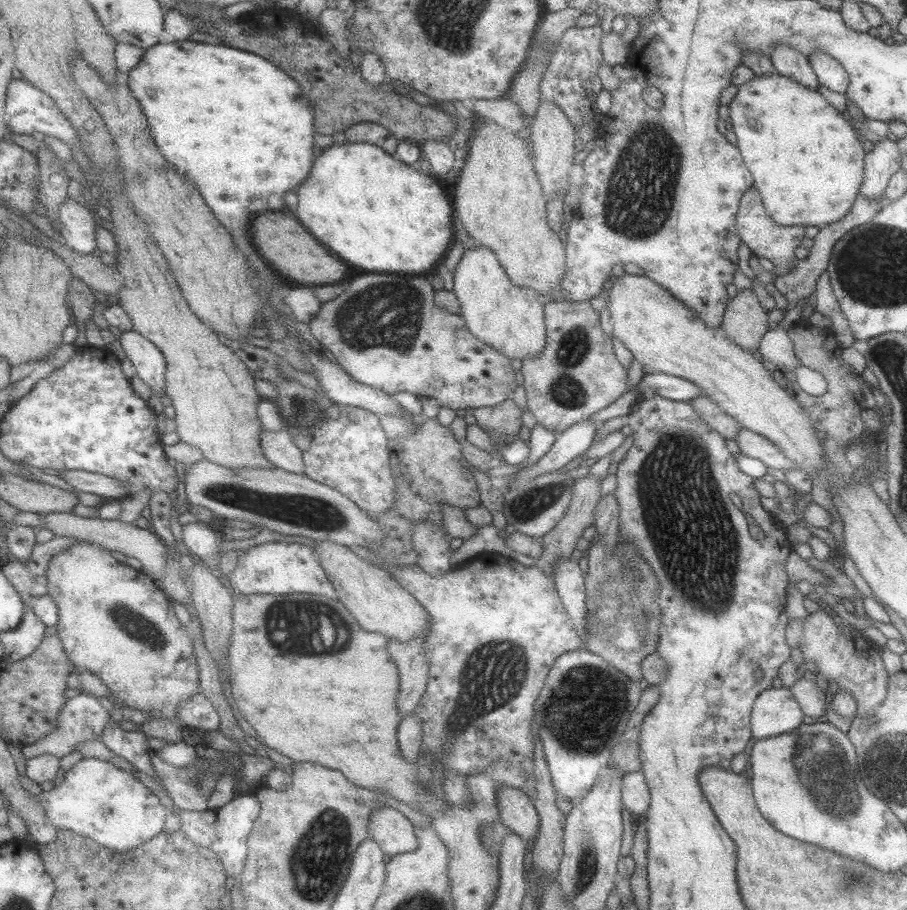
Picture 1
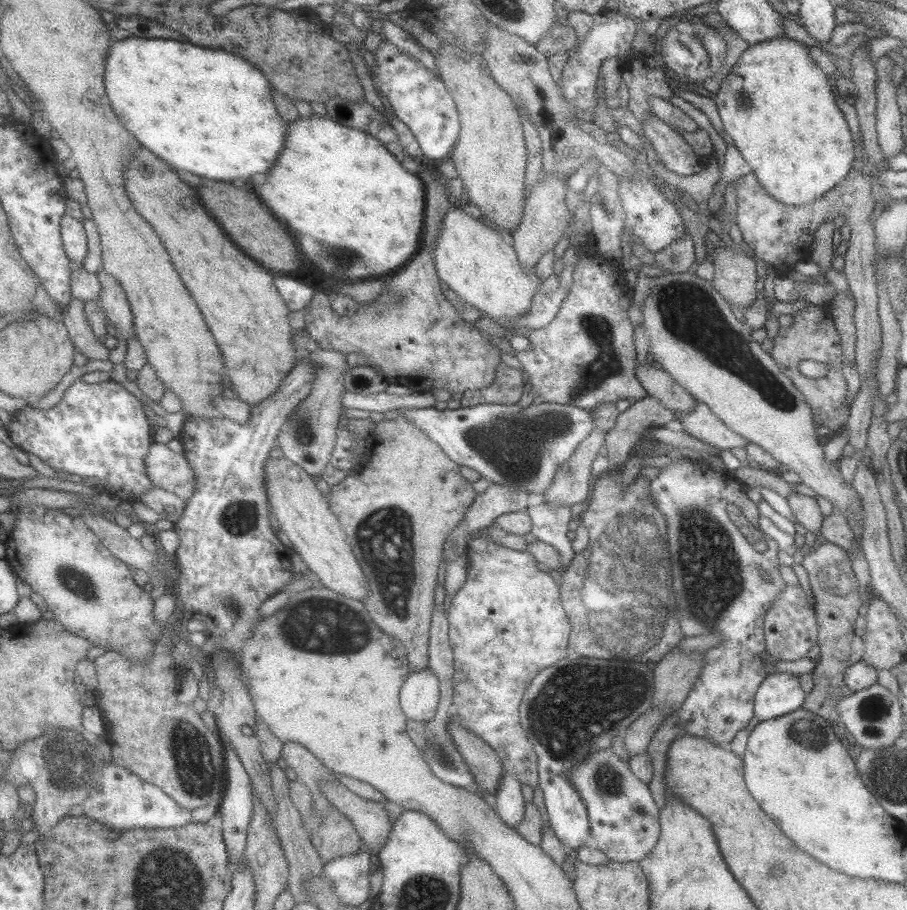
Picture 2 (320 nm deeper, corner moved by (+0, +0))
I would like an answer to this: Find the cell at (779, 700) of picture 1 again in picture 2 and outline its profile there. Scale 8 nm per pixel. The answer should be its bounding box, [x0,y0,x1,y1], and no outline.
[753,672,805,722]

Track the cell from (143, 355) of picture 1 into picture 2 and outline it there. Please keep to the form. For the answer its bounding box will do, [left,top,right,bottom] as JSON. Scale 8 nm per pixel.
[98,268,136,338]

